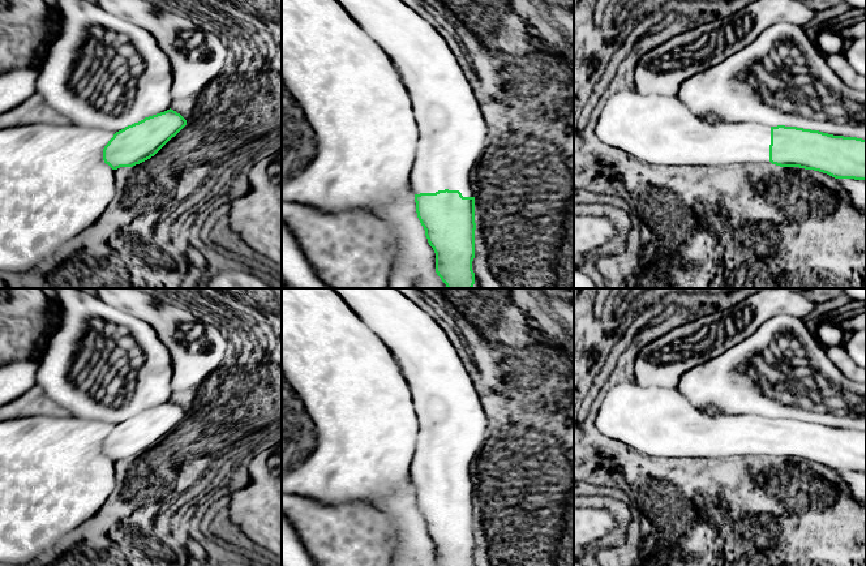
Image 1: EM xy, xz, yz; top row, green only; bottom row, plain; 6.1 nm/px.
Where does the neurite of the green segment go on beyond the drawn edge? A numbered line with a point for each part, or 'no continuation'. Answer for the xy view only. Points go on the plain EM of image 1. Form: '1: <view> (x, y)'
no continuation

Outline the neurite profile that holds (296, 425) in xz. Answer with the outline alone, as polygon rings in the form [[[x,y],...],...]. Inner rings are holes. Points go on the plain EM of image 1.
[[[282,288],[282,492],[320,501],[325,505],[350,502],[373,503],[380,496],[391,507],[415,492],[410,475],[419,421],[410,390],[399,366],[381,339],[355,314],[348,304],[331,288]]]

